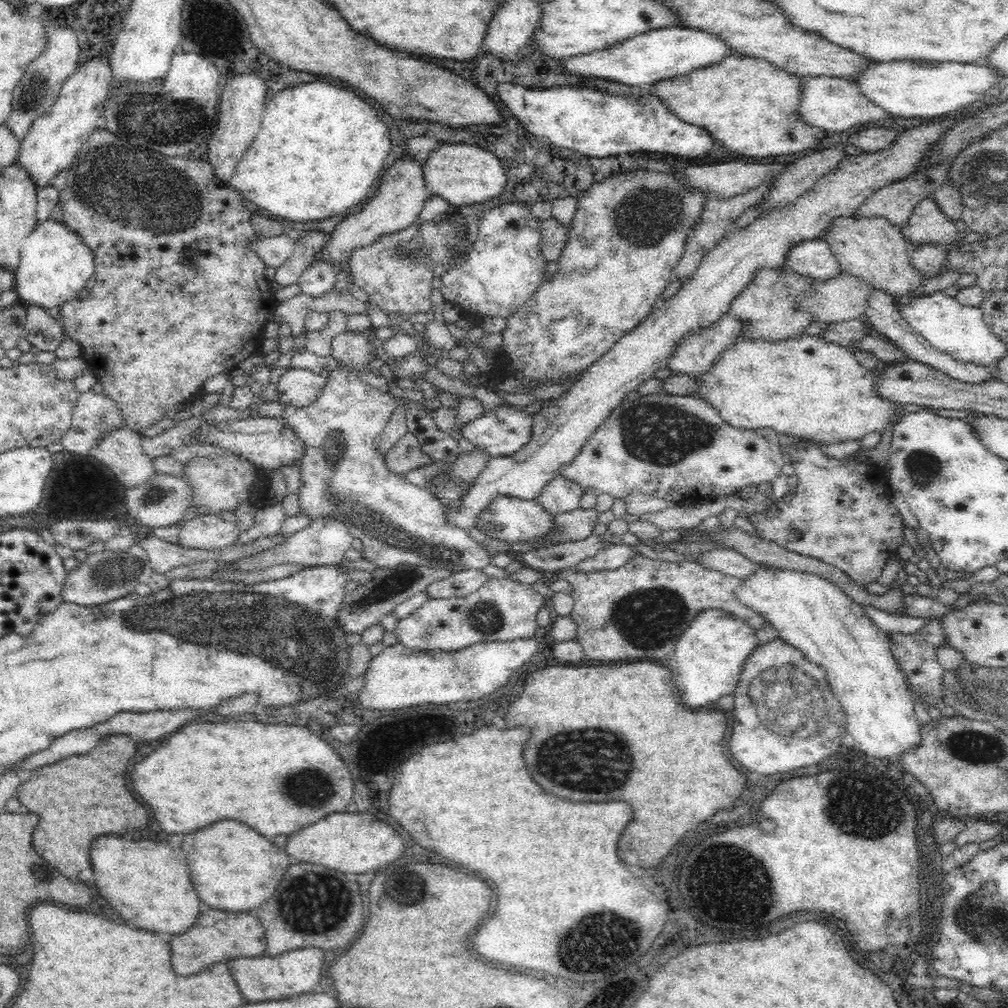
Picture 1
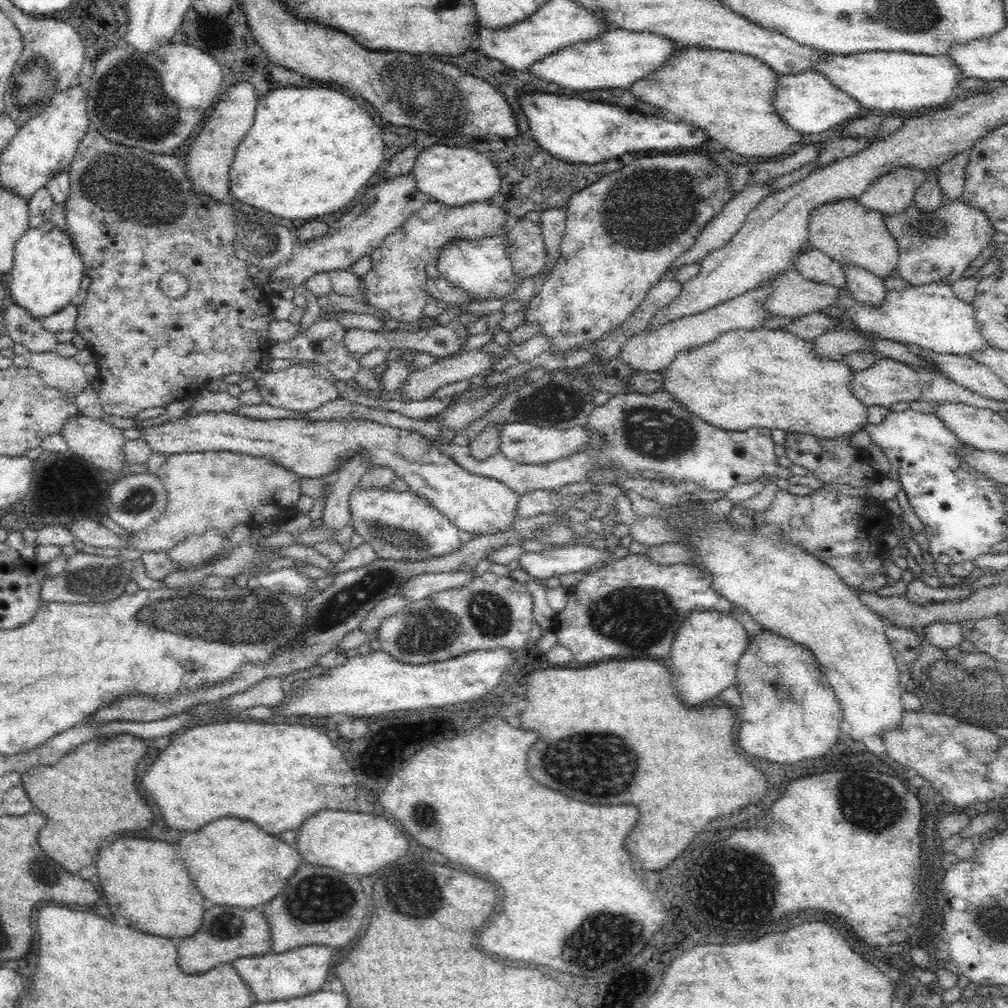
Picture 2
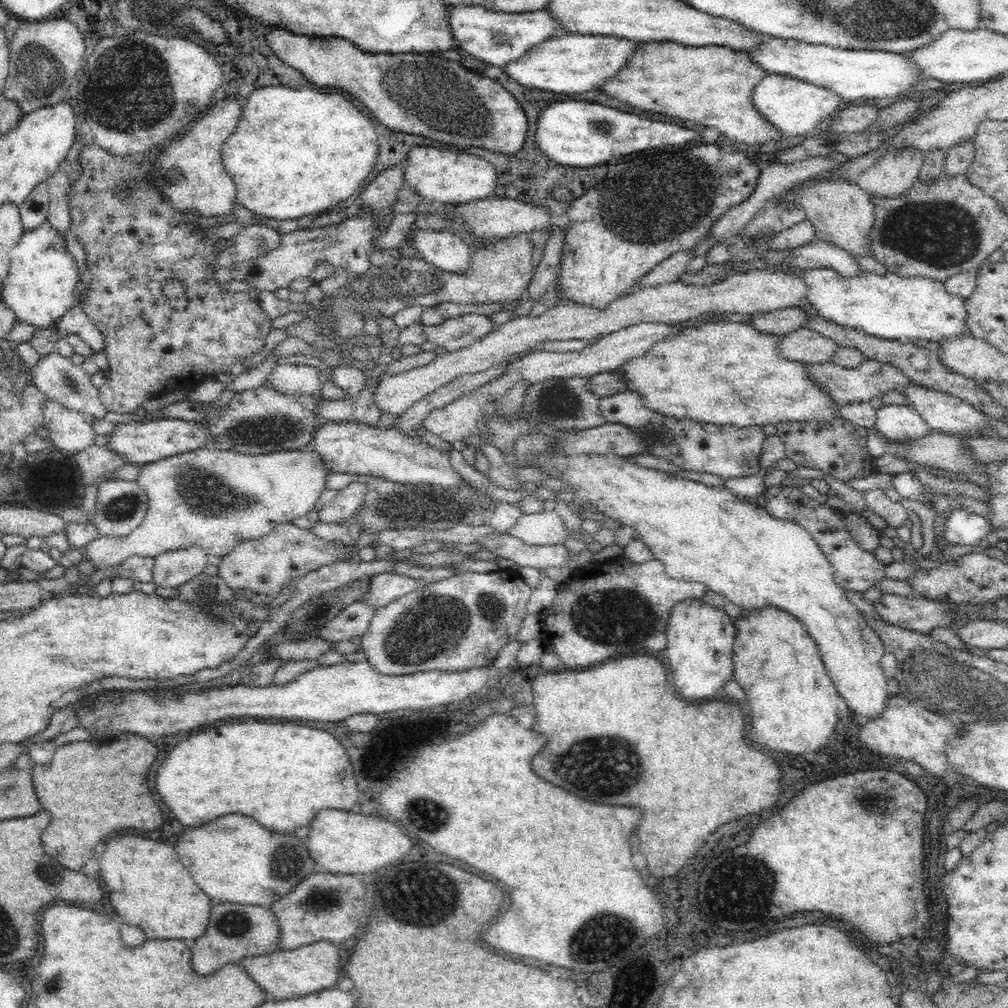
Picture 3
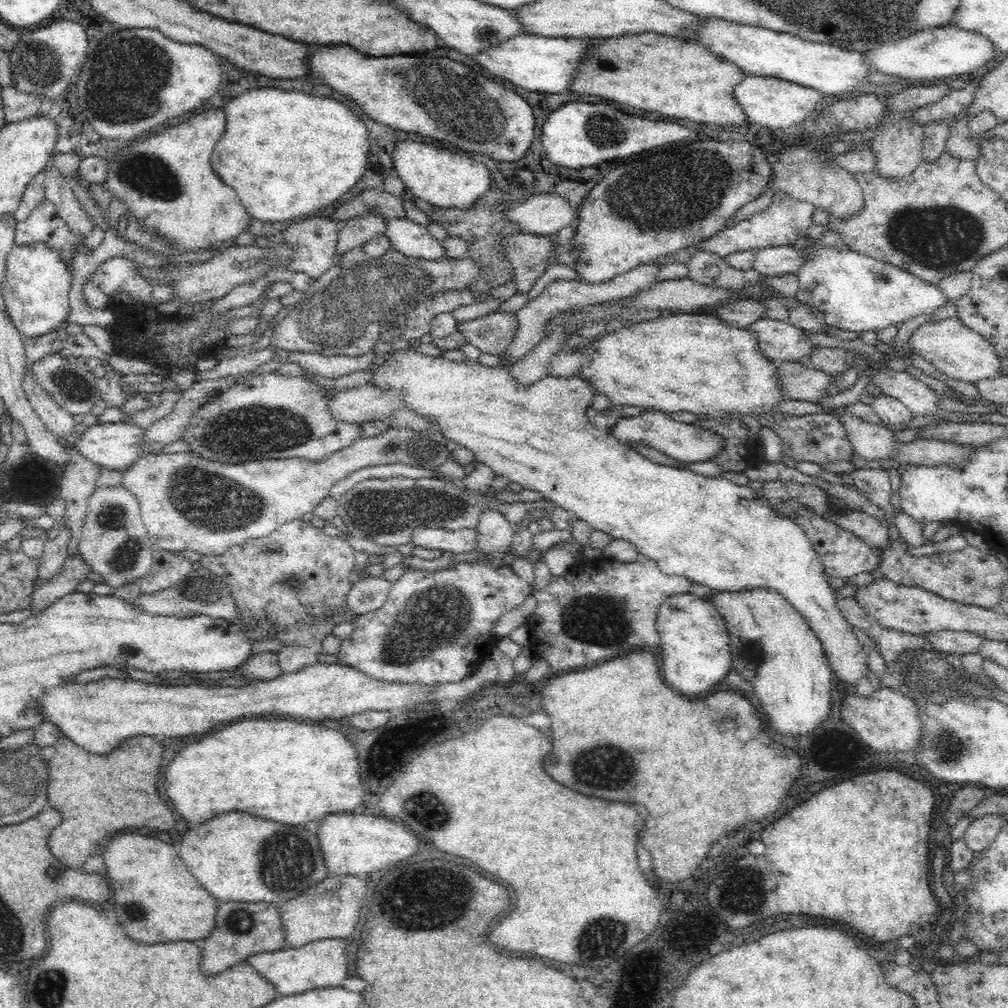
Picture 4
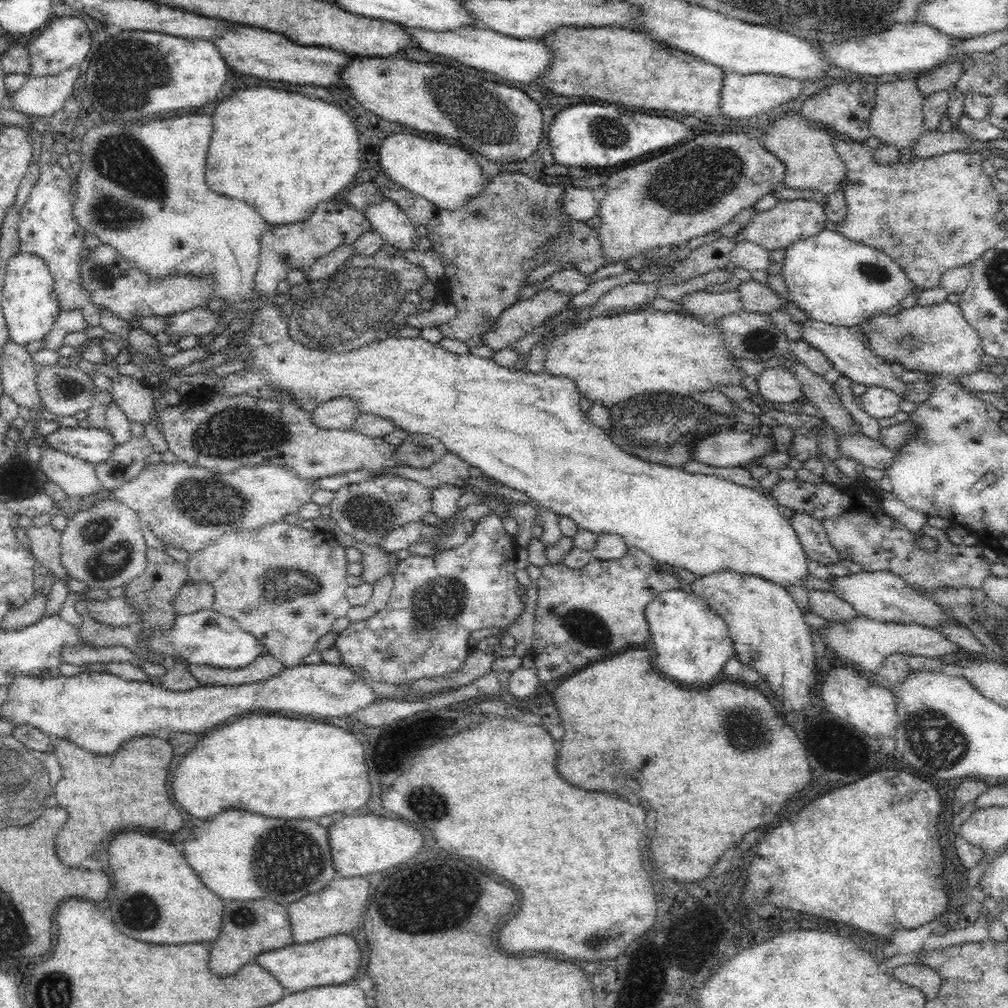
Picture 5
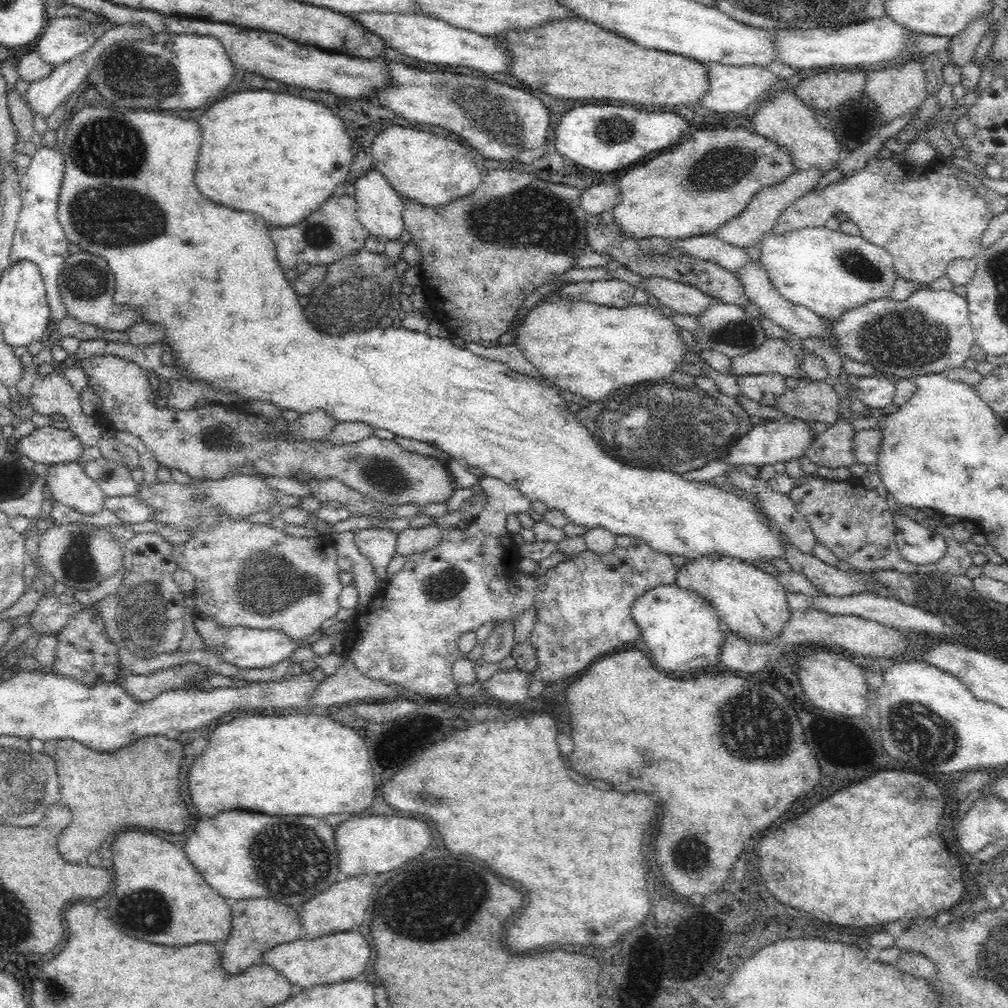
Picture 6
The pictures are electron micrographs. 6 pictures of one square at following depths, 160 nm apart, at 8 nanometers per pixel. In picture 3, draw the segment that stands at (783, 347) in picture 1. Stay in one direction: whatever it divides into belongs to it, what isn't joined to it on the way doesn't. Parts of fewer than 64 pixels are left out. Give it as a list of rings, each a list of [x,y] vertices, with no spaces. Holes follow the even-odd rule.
[[[729,321],[684,329],[677,337],[657,342],[643,357],[633,358],[620,369],[627,378],[627,390],[639,392],[650,410],[664,416],[738,428],[806,421],[825,427],[840,417],[842,404],[834,402],[829,392],[815,378],[811,378],[808,365],[806,362],[788,360],[780,354],[779,335],[768,334],[749,323]]]

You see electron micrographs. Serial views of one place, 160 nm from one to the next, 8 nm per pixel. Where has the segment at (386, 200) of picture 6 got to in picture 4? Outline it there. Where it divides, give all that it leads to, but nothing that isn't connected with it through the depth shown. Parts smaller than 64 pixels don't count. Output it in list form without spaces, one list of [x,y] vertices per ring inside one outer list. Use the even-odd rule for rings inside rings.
[[[408,218],[386,219],[388,239],[396,251],[402,255],[427,261],[448,258],[444,242],[439,242],[426,226]]]

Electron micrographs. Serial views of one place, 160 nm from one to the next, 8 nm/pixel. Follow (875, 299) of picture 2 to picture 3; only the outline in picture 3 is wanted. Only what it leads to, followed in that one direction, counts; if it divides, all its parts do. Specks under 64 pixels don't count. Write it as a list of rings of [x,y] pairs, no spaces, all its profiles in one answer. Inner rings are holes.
[[[814,242],[800,246],[787,258],[787,266],[795,271],[809,268],[832,269],[848,278],[862,277],[866,270],[854,256],[828,242]]]

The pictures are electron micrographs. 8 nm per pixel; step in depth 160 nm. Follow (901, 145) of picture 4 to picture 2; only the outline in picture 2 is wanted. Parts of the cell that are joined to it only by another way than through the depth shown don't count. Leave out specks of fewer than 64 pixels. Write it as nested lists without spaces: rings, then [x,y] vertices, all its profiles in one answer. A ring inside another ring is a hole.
[[[896,168],[873,182],[868,190],[857,198],[857,202],[884,216],[900,214],[912,206],[916,190],[923,186],[926,178],[927,172],[916,168]]]

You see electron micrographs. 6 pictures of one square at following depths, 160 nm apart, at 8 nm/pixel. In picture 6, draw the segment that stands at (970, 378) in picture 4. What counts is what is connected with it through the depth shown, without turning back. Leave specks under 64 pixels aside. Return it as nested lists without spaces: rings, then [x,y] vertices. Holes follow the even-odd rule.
[[[930,289],[914,291],[902,302],[888,297],[850,310],[833,322],[833,338],[842,357],[871,364],[898,378],[962,368],[975,344],[967,299],[953,291]]]

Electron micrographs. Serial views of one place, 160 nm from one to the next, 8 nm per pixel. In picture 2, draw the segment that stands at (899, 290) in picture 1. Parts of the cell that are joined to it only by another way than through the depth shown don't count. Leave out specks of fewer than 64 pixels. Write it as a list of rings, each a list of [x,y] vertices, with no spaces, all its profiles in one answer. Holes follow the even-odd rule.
[[[832,202],[812,212],[810,236],[800,250],[818,249],[844,265],[856,265],[882,280],[899,276],[900,247],[884,223],[885,216],[856,202]]]

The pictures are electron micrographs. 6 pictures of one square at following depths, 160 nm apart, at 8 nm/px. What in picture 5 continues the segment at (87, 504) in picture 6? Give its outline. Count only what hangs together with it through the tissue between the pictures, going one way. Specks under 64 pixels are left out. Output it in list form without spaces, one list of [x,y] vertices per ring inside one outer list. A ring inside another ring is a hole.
[[[42,448],[39,469],[59,484],[67,496],[88,496],[102,490],[95,465],[56,449]]]

